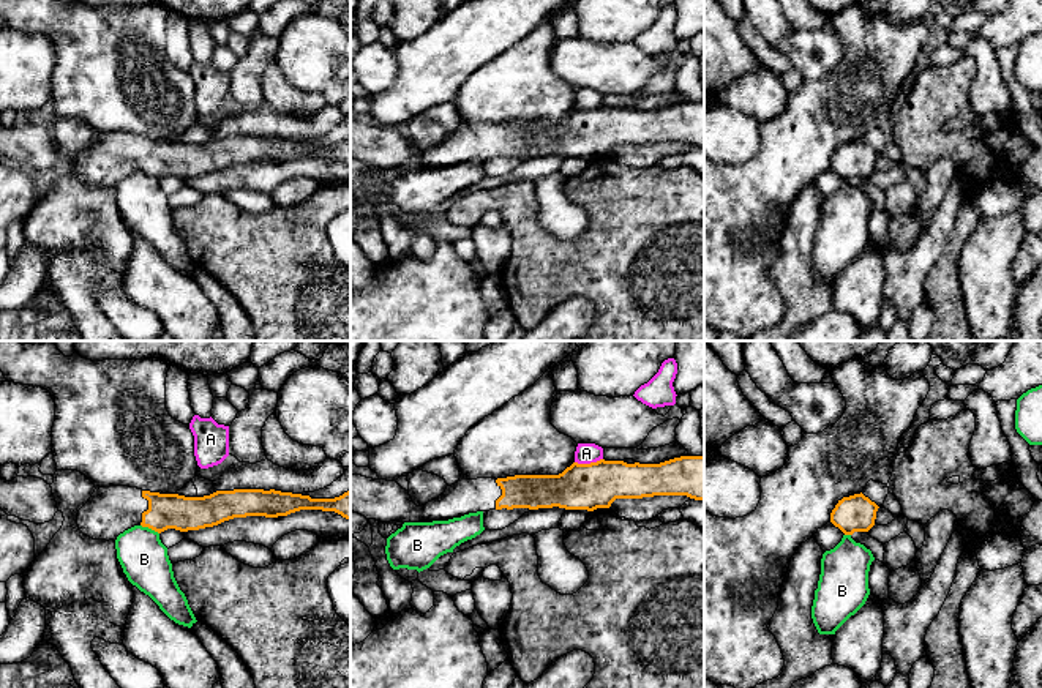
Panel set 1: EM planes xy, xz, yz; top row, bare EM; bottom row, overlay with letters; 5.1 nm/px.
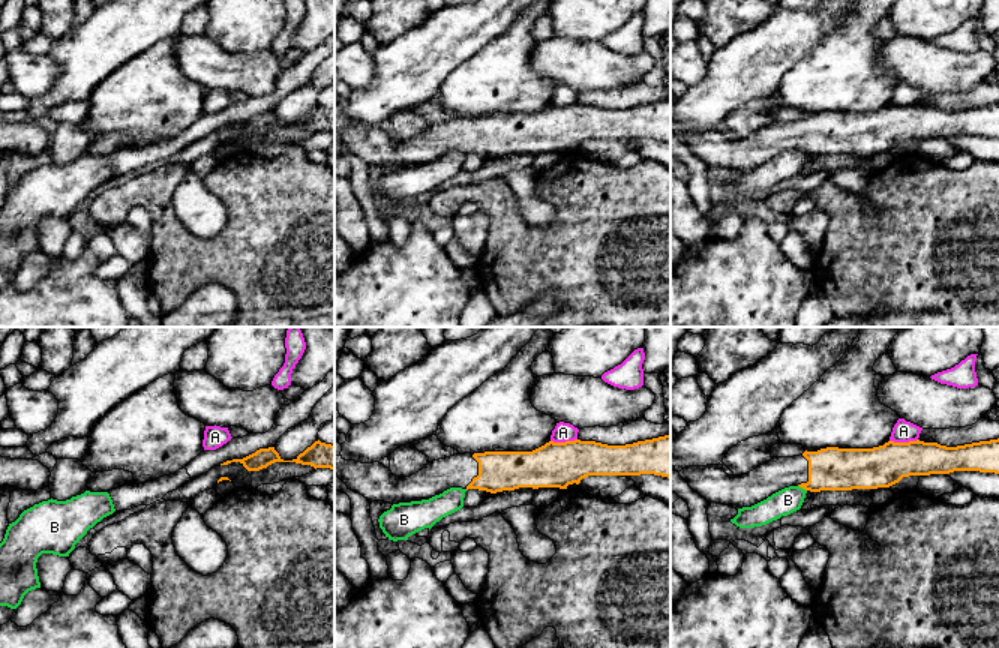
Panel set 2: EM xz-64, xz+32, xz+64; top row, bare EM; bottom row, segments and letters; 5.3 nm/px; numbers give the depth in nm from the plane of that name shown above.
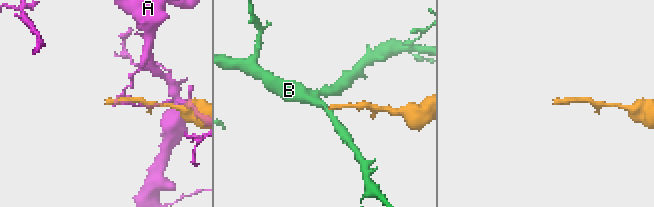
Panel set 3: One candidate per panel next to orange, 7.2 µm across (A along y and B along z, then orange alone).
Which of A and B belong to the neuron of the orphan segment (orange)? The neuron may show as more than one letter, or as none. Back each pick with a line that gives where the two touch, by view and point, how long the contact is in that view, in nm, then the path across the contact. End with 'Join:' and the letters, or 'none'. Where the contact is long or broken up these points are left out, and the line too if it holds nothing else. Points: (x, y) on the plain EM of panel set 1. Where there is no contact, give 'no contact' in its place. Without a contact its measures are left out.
Join: none

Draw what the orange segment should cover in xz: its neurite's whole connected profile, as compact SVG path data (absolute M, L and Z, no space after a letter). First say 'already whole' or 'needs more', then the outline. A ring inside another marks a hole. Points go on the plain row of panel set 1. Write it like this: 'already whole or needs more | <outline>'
needs more | M680 103L660 110L627 110L600 106L590 110L573 109L559 122L515 122L507 125L461 126L426 151L417 153L409 137L396 128L350 122L350 158L379 169L433 169L461 164L469 159L513 155L609 155L616 145L643 145L654 142L687 142L704 147L704 103Z

